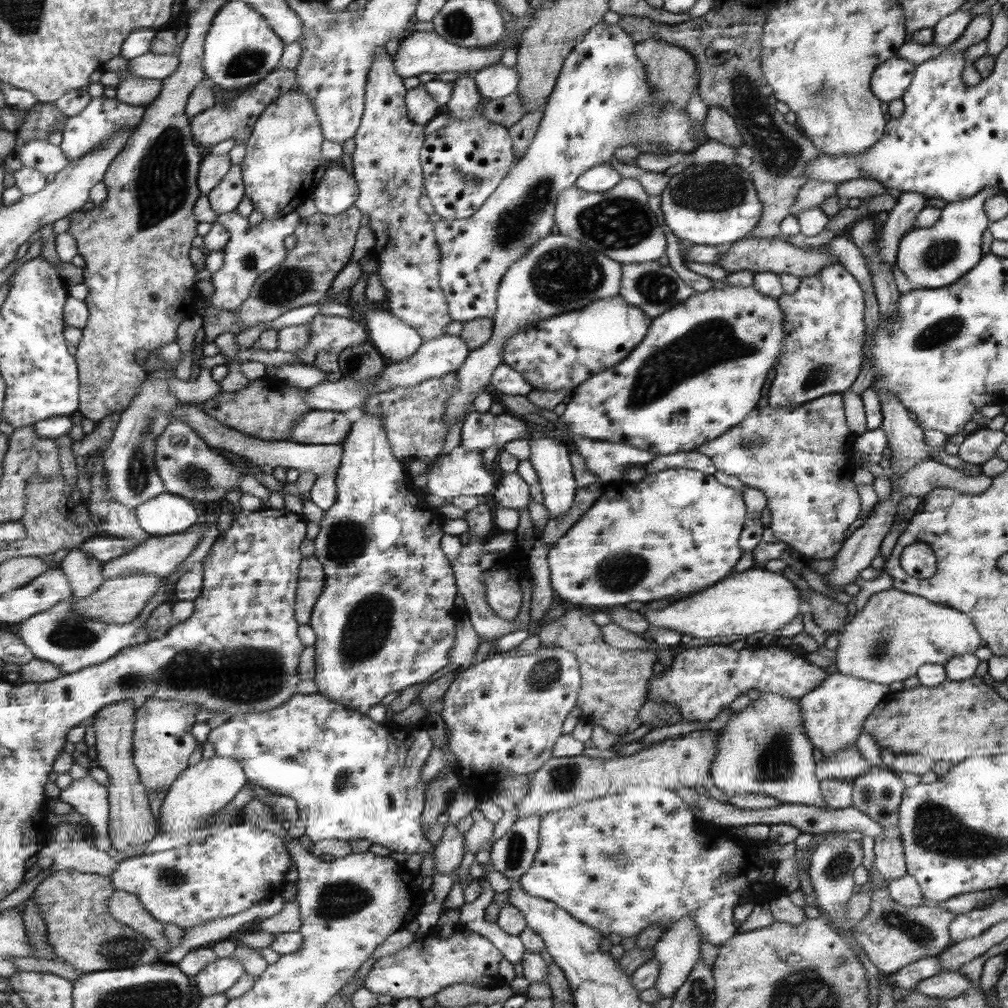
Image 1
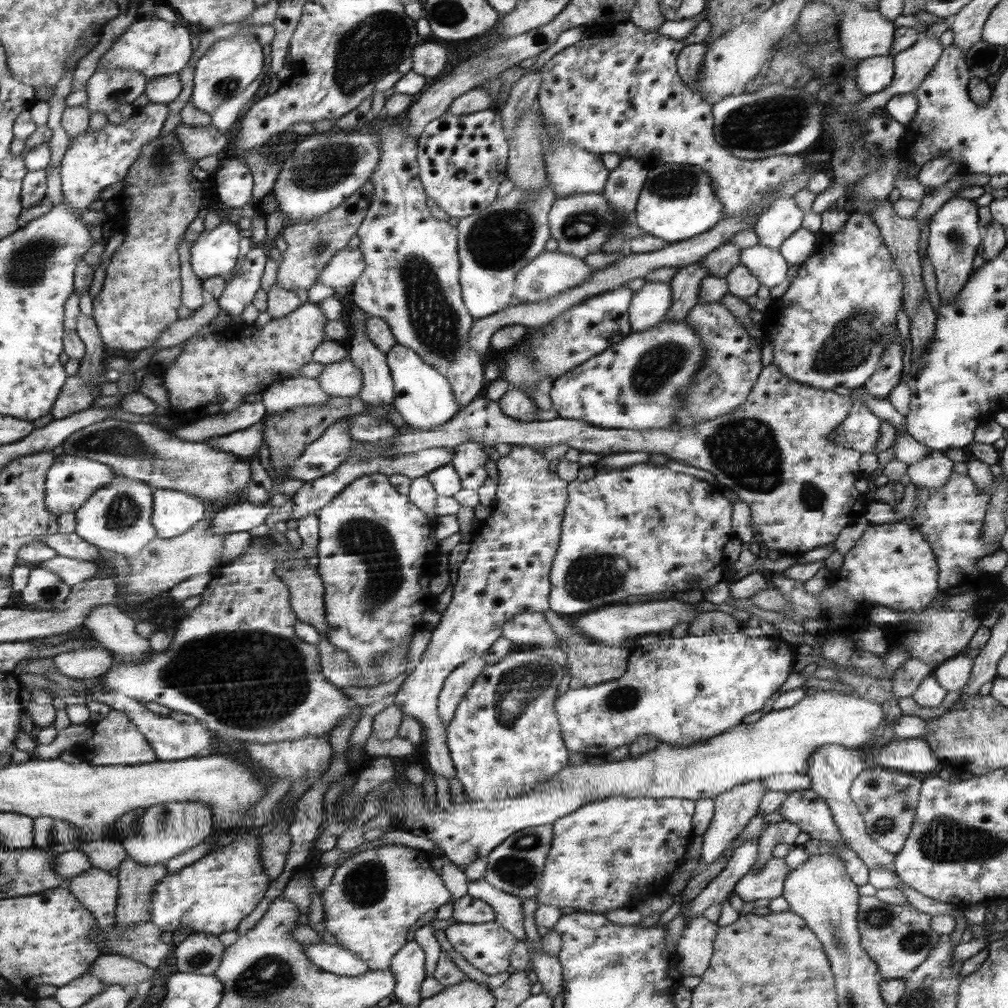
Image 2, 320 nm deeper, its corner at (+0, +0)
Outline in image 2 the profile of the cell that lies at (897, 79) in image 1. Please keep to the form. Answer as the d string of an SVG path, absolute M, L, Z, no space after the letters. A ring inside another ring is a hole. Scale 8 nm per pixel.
M889 55L861 59L854 66L855 86L865 95L885 89L893 80L893 76L893 58Z

